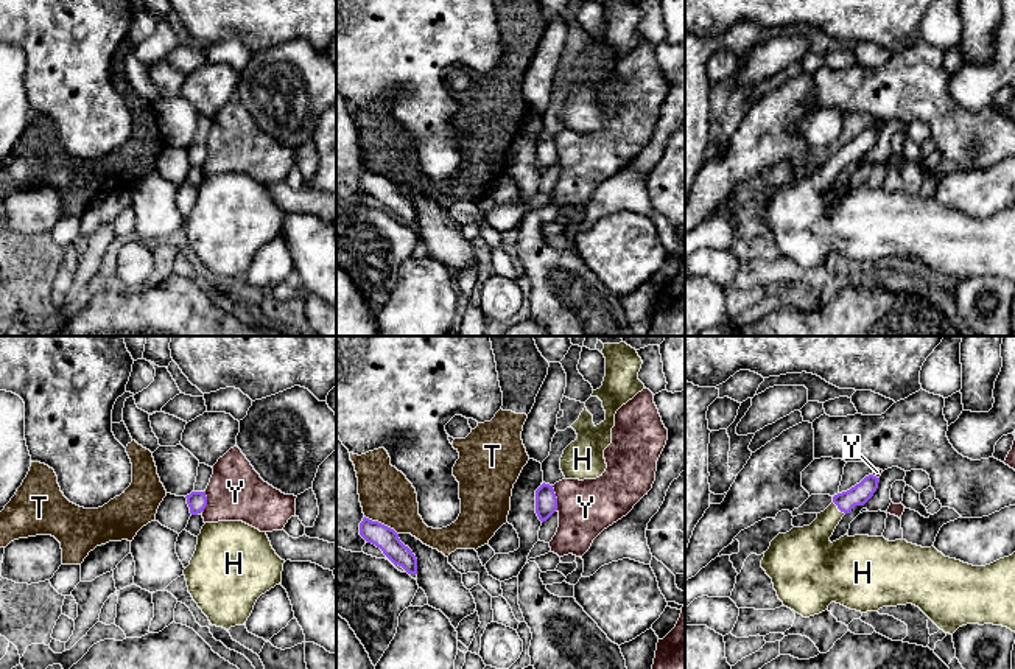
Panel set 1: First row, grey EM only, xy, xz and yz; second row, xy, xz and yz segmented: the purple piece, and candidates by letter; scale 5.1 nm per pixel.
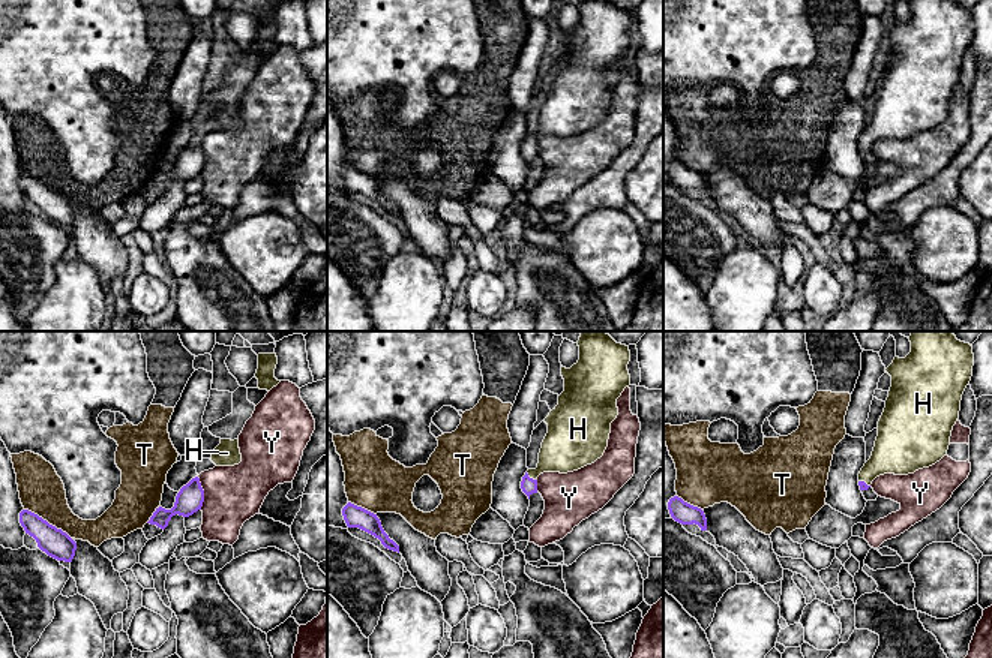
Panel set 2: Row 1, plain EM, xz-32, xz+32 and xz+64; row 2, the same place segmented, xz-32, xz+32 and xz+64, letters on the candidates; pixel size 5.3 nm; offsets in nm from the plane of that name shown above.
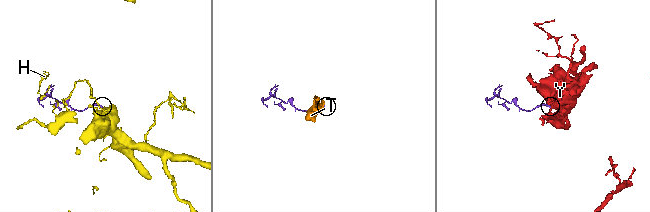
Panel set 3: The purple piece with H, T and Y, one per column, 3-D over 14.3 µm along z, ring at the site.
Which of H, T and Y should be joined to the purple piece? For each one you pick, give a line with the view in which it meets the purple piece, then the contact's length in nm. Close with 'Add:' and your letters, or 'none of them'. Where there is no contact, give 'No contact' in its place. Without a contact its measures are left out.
H: Touches purple in yz. Shared border 90 nm
Add: H

